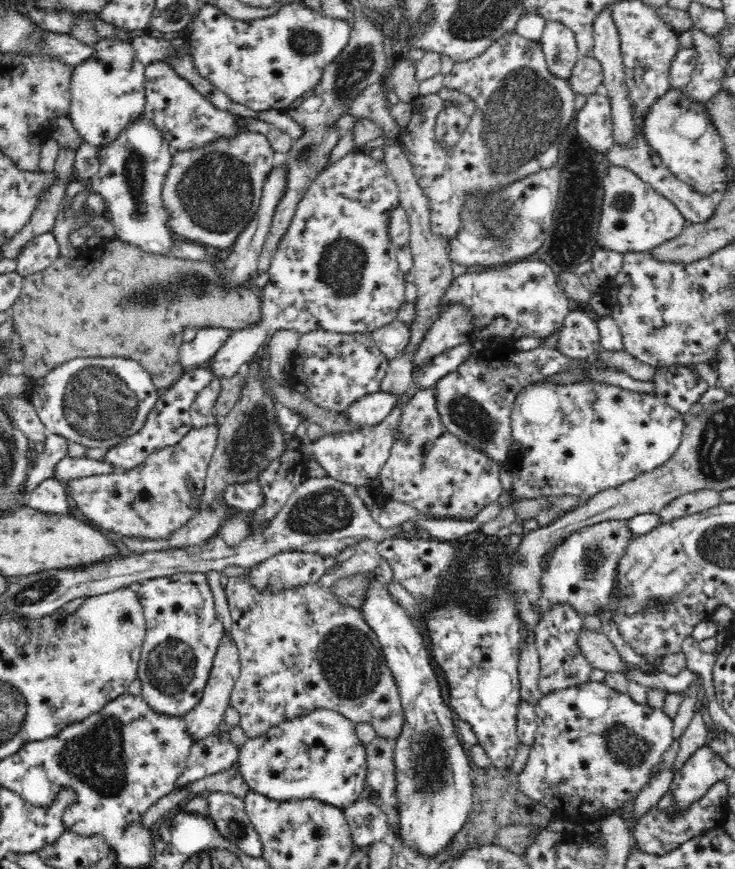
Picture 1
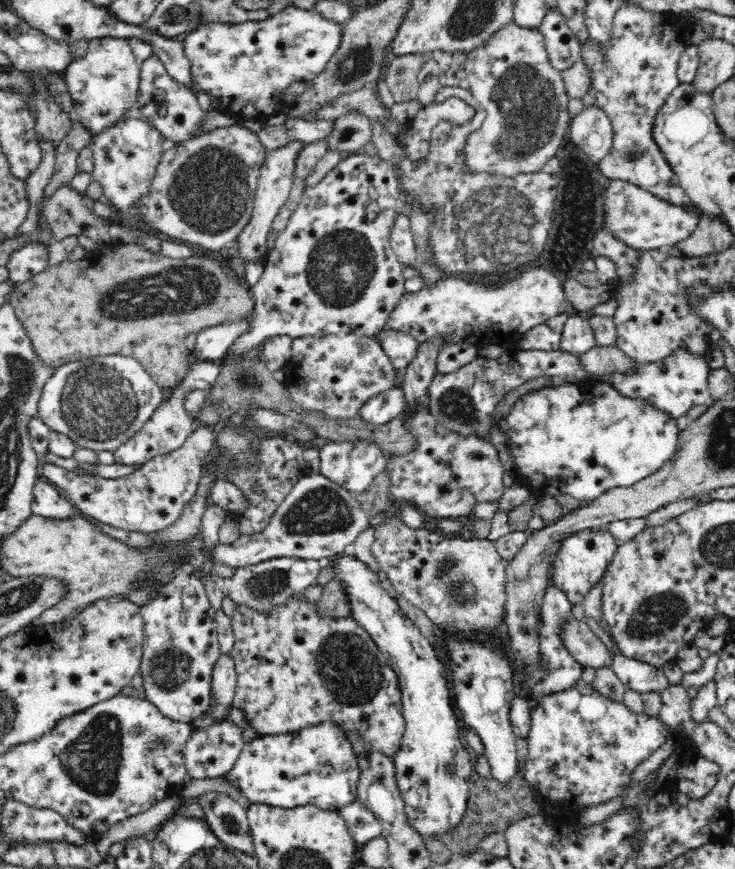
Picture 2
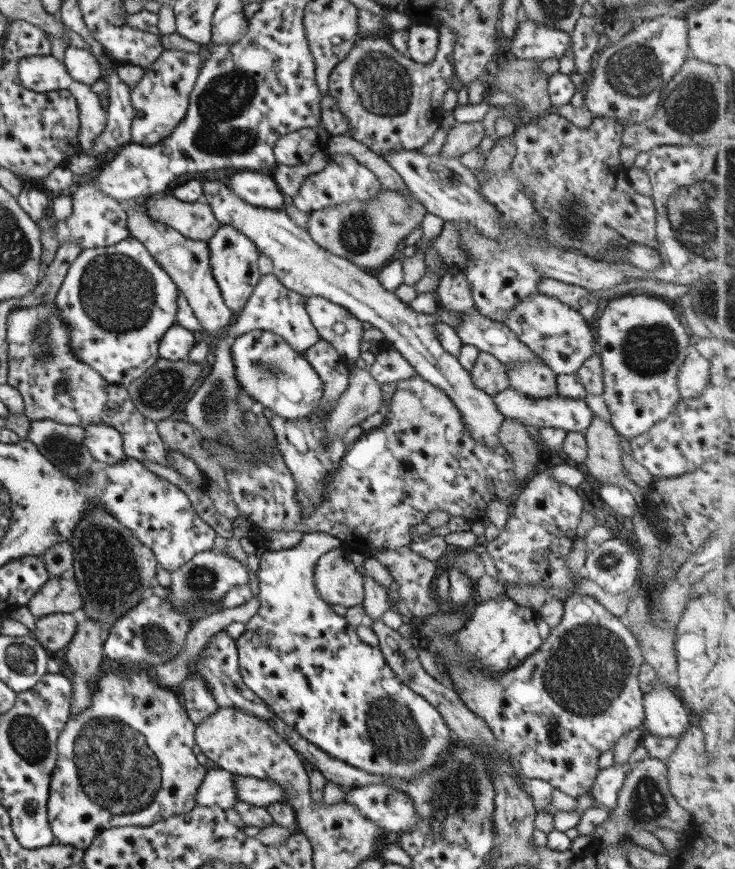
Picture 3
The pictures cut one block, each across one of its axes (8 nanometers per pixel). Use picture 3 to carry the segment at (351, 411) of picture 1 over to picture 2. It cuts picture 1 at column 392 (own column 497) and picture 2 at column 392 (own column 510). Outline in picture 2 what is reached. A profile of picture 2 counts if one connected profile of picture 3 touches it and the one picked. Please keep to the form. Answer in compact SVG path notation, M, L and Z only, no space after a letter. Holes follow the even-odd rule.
M396 386L367 400L359 410L359 416L366 422L381 425L402 416L404 408L404 393Z

